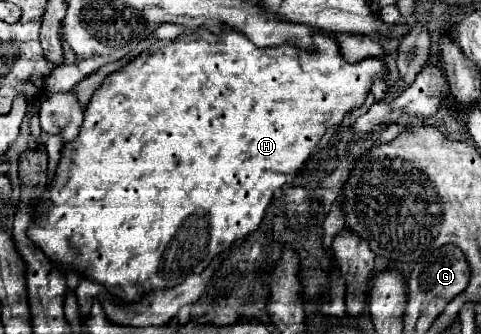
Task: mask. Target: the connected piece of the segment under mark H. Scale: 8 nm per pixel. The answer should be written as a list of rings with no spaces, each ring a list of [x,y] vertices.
[[[222,26],[220,34],[214,34],[206,28],[198,28],[178,36],[174,42],[156,42],[150,50],[144,50],[140,56],[132,58],[124,70],[118,70],[102,82],[102,86],[92,94],[88,110],[84,110],[84,122],[80,134],[74,142],[64,146],[62,158],[56,170],[56,180],[49,192],[48,204],[37,211],[27,230],[27,236],[56,264],[68,264],[78,268],[86,278],[104,284],[112,294],[124,296],[126,302],[134,302],[140,296],[156,288],[176,286],[188,274],[202,272],[212,258],[220,252],[226,252],[230,244],[246,234],[254,232],[272,200],[272,194],[282,188],[290,178],[306,164],[318,142],[330,132],[330,138],[338,132],[344,116],[354,108],[360,108],[372,88],[374,78],[388,78],[388,68],[382,58],[364,58],[358,64],[346,62],[336,36],[326,32],[312,34],[314,50],[302,50],[294,42],[284,42],[282,46],[260,48],[254,46],[238,30],[230,32],[228,26]]]

